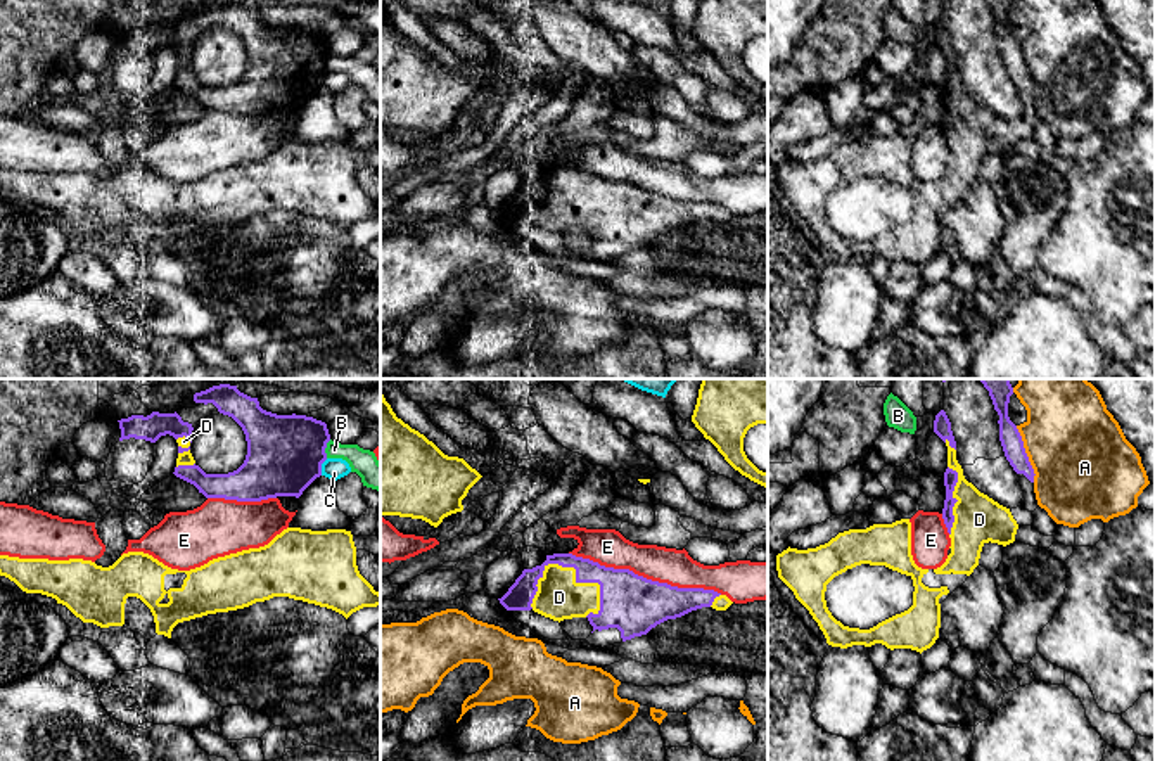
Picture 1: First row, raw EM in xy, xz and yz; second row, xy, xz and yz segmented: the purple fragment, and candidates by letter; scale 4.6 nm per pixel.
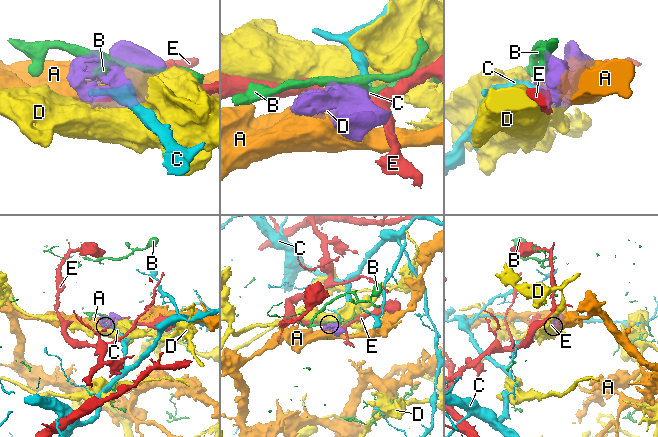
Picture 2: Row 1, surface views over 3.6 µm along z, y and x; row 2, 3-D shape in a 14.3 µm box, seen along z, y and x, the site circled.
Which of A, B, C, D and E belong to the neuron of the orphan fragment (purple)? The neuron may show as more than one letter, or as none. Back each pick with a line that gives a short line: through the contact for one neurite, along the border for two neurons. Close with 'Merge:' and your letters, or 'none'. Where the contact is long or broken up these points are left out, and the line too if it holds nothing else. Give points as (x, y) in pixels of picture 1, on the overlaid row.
Merge: D

